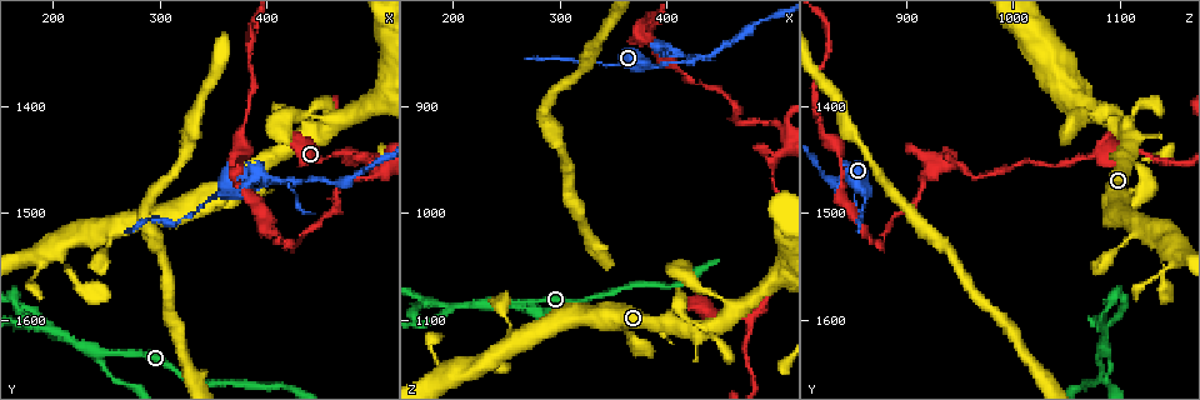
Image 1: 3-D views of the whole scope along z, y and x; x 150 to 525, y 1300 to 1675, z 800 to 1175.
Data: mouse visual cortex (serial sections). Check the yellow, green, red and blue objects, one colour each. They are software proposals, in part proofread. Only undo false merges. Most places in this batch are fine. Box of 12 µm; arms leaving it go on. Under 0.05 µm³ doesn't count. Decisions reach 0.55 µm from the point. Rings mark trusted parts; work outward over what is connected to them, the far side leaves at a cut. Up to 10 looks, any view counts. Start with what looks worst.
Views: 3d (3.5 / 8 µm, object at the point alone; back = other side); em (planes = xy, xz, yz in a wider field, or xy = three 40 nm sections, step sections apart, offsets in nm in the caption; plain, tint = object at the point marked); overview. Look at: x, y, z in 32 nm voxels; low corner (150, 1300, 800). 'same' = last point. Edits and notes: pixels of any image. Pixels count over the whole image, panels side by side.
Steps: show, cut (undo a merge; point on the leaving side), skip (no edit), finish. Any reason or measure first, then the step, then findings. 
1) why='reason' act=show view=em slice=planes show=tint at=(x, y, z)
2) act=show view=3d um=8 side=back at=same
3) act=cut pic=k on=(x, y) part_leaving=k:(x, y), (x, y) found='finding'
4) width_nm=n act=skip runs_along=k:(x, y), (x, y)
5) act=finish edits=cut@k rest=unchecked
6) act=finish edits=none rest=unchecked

why='branch point' act=show view=3d um=3.5 at=(426, 1470, 858)

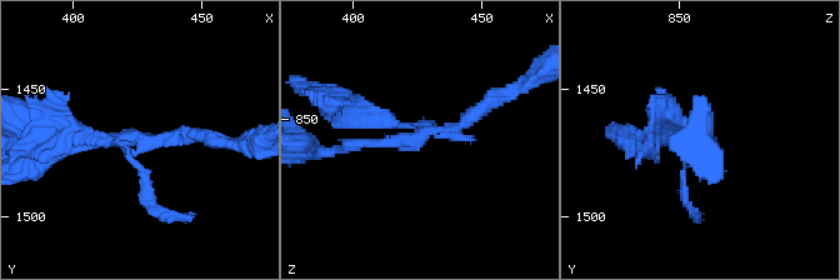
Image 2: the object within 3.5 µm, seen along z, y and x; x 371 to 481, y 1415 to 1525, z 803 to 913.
act=cut pic=2 on=(375, 124) part_leaving=2:(414, 128), (314, 95) found='a second cell is stuck on'

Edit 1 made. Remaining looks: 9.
why='see it whole again' act=show view=overview

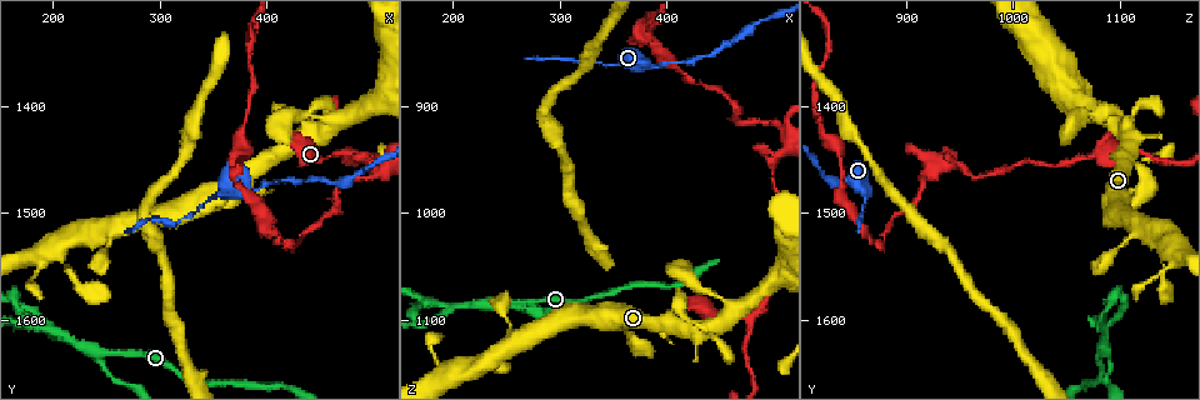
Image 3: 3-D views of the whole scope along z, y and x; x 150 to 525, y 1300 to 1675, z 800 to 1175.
why='branch point' act=show view=3d um=3.5 at=(204, 1612, 1088)

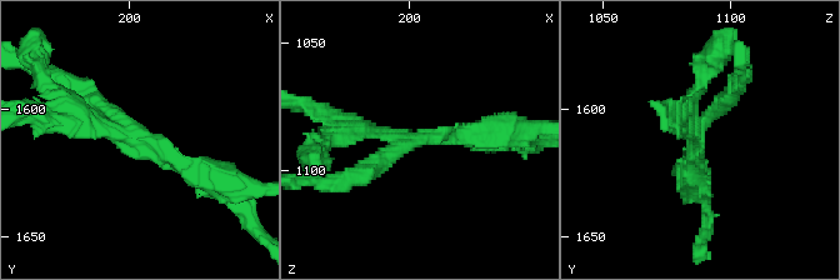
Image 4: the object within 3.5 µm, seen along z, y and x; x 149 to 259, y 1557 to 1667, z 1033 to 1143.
arms=3 arm_widths_nm=150,200,300 act=show view=em slice=planes show=tint at=(204, 1611, 1086)

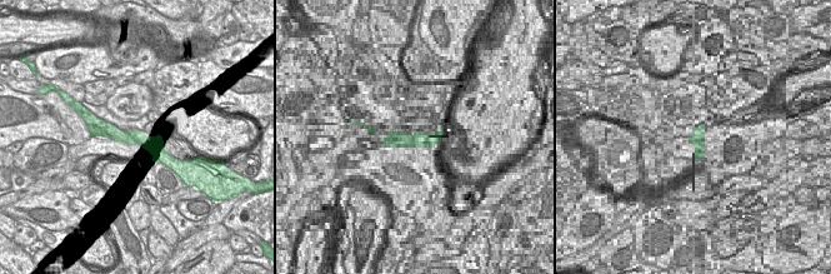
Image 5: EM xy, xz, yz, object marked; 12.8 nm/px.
act=cut pic=4 on=(74, 115) found='two cells meet here'

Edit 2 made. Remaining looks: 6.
why='see it whole again' act=show view=overview

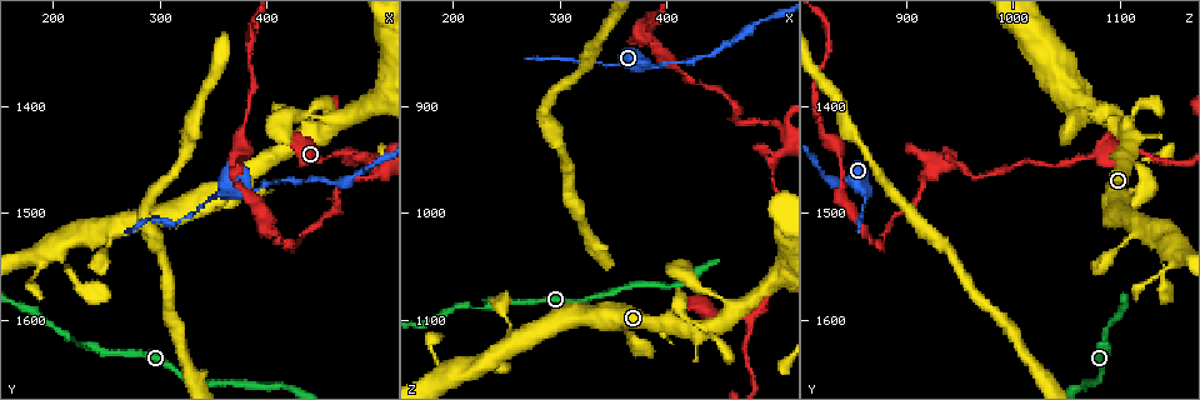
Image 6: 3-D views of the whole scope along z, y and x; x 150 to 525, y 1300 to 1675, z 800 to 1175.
act=show view=3d um=3.5 at=(476, 1442, 1098)

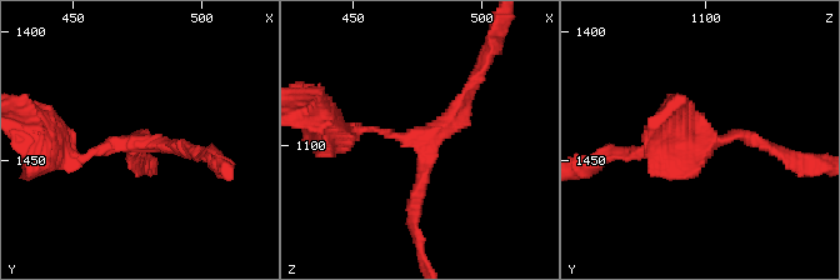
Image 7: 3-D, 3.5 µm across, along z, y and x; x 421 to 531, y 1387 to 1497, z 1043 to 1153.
arms=3 arm_widths_nm=100,150,200 act=show view=em slice=xy step=5 show=tint at=(478, 1443, 1097)

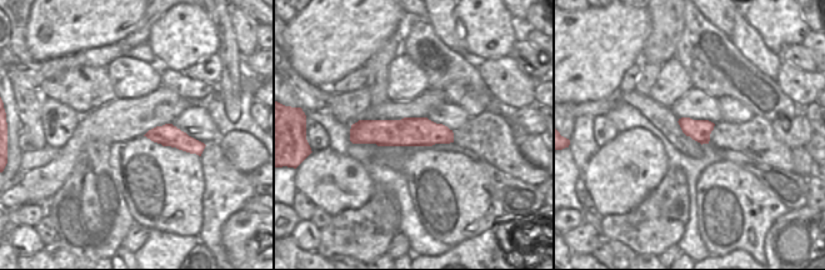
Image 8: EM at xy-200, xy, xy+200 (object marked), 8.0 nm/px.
act=skip runs_along=7:(64, 154), (194, 150) found='one cell here'

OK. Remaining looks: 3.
why='sudden change in width' act=show view=em slice=xy step=2 show=tint at=(504, 1452, 946)

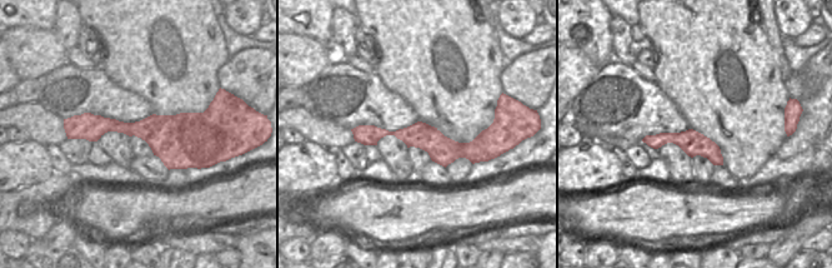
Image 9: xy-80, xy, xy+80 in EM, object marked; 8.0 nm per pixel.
why='see where the arms go' act=show view=3d um=3.5 at=same

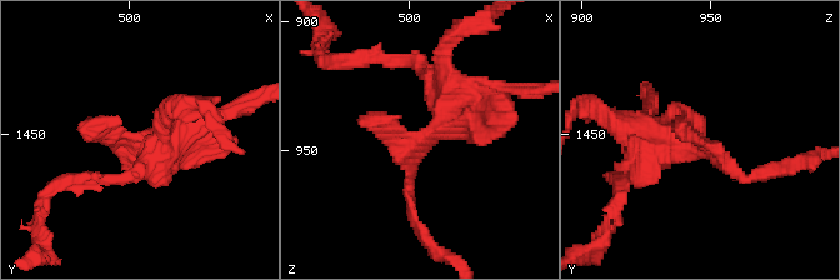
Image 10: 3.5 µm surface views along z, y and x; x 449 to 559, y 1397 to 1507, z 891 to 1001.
act=cut pic=10 on=(508, 104) found='a second cell is stuck on'

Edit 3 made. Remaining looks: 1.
act=finish edits=cut@2,cut@4,cut@10 rest=unchecked

